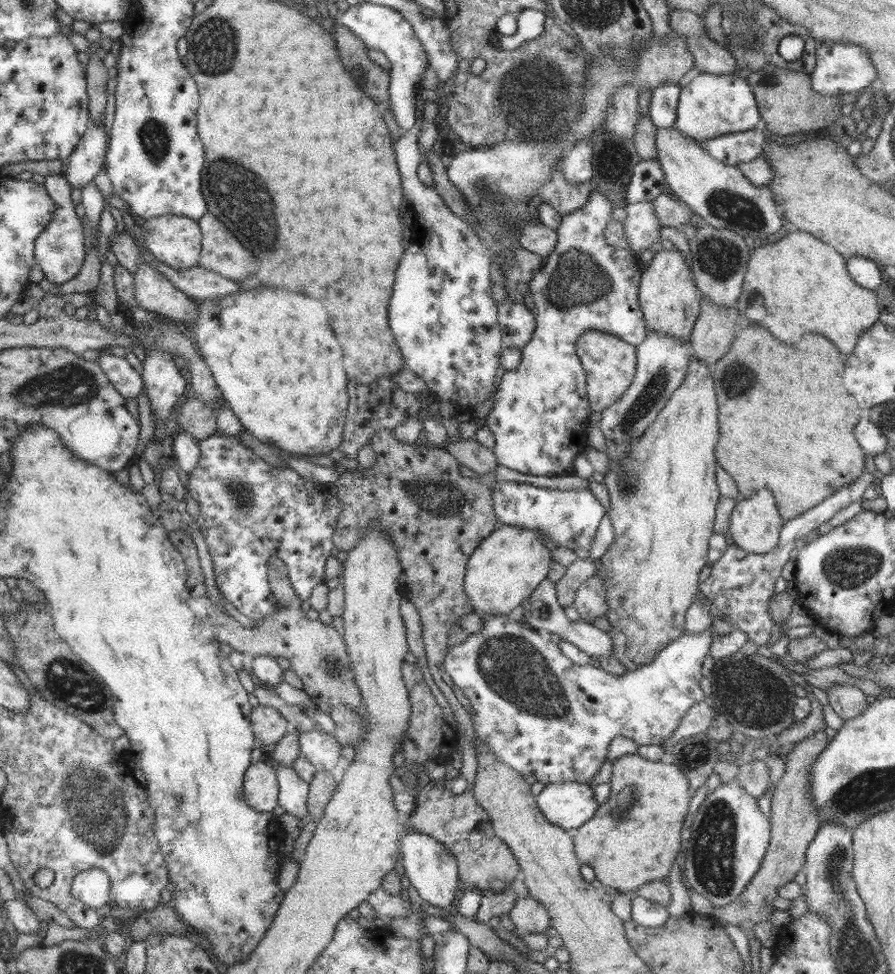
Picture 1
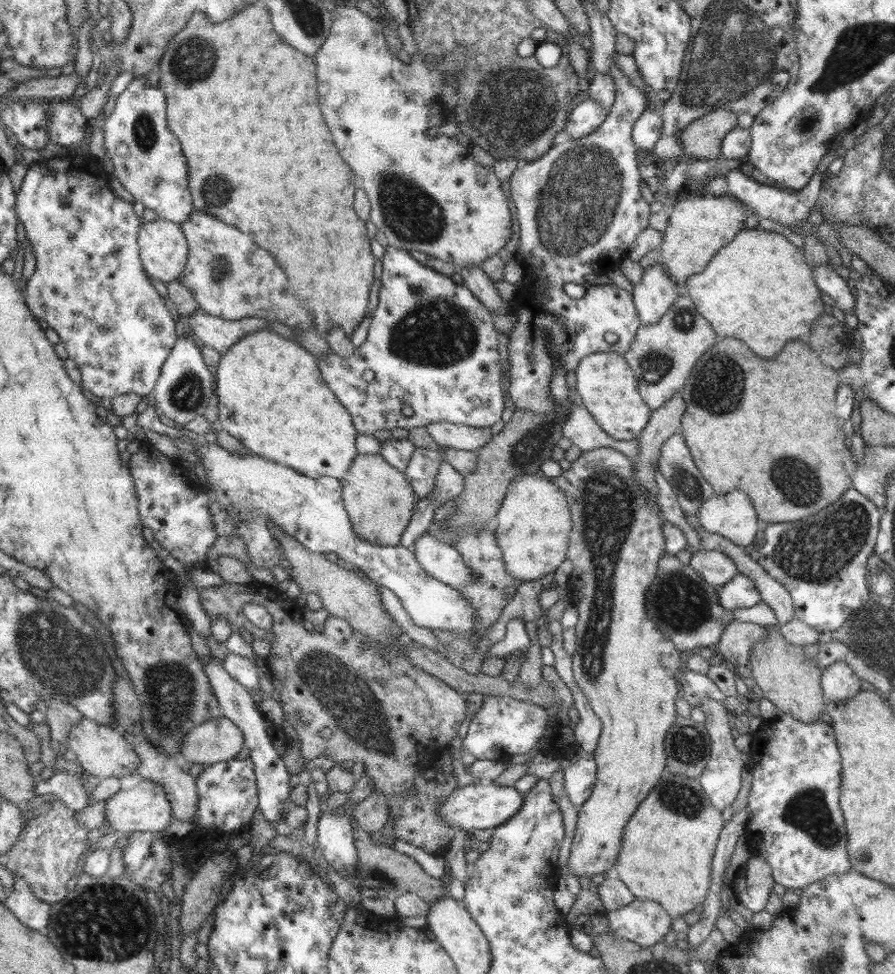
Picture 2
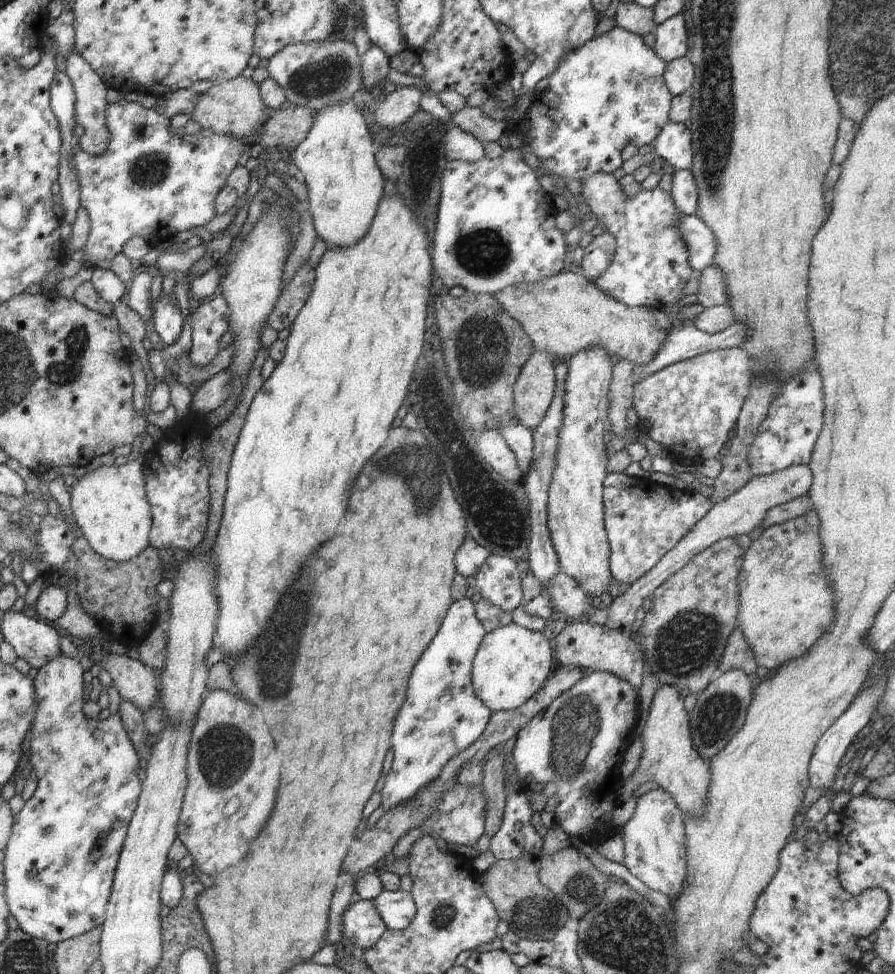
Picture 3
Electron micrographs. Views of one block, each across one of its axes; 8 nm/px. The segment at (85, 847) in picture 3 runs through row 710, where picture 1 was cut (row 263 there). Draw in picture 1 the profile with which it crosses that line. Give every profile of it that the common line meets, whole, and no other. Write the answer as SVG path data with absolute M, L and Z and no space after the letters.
M62 174L48 176L44 187L54 201L56 208L52 220L43 228L43 232L35 242L35 264L42 268L43 278L60 285L72 280L79 273L85 261L83 227L74 211L75 205L70 197L72 188L69 180L66 180Z

